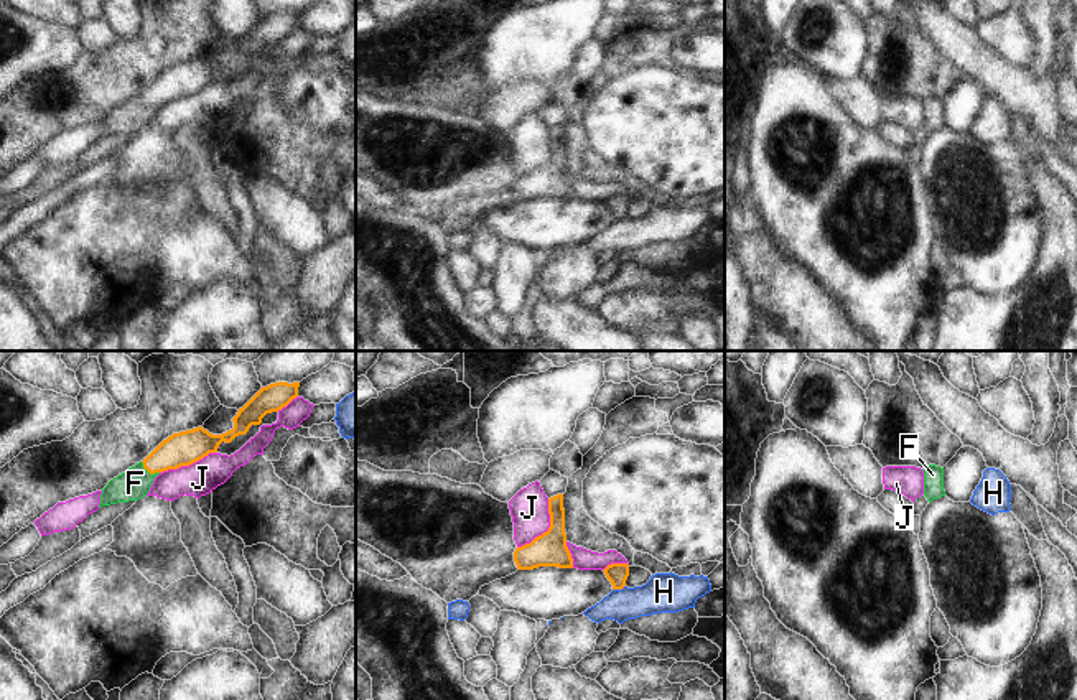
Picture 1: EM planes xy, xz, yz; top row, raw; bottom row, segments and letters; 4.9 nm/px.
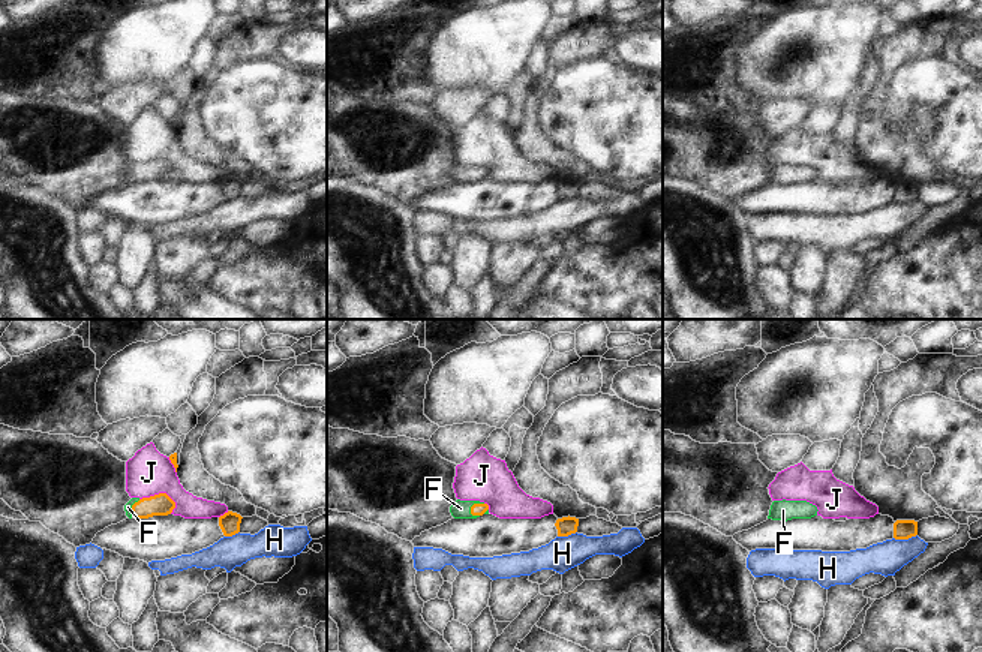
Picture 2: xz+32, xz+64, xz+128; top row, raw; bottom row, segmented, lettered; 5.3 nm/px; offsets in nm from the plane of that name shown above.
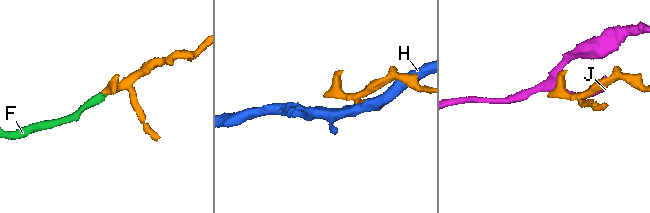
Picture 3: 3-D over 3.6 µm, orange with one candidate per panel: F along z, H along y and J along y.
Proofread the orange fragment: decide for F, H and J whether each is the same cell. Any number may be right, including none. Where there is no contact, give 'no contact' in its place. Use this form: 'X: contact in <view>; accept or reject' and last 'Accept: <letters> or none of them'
F: contact in xy; accept
H: contact in xz; reject
J: contact in xz; reject
Accept: F

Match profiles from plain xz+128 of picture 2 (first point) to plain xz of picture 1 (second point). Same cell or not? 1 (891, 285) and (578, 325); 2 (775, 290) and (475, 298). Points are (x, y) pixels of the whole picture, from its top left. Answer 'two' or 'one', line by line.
1: two
2: one

